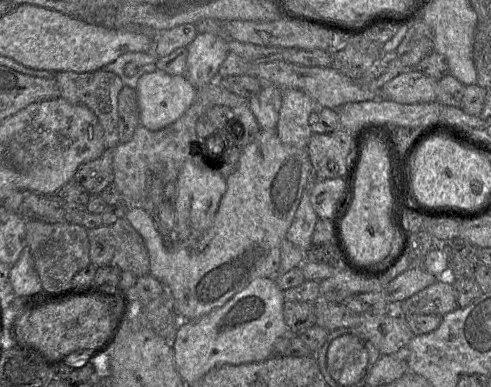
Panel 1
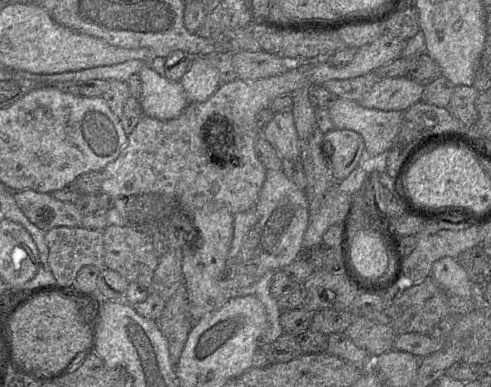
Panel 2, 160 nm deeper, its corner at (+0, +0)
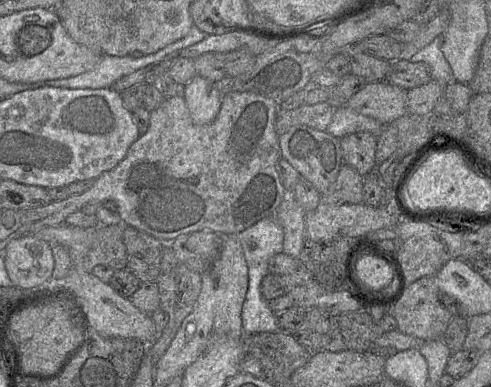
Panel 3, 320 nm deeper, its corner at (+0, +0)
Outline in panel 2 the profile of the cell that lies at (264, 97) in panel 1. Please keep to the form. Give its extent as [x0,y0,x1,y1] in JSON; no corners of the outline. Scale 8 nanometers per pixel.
[262,111,300,159]

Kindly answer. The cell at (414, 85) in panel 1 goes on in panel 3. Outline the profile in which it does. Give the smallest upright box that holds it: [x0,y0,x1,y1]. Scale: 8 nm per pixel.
[346,81,407,125]

